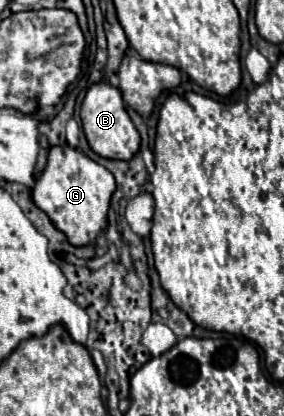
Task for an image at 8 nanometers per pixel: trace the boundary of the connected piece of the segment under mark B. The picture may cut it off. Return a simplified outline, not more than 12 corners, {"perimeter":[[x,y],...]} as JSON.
{"perimeter":[[96,83],[82,101],[88,145],[106,159],[130,161],[140,135],[122,93]]}

